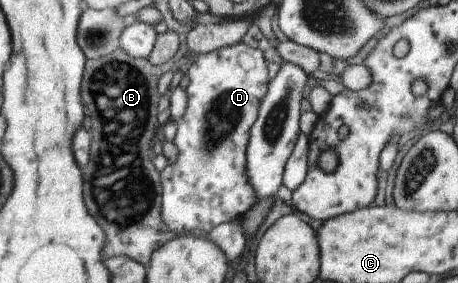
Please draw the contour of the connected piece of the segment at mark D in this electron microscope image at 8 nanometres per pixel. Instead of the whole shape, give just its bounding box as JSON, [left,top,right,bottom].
[161,42,270,236]

